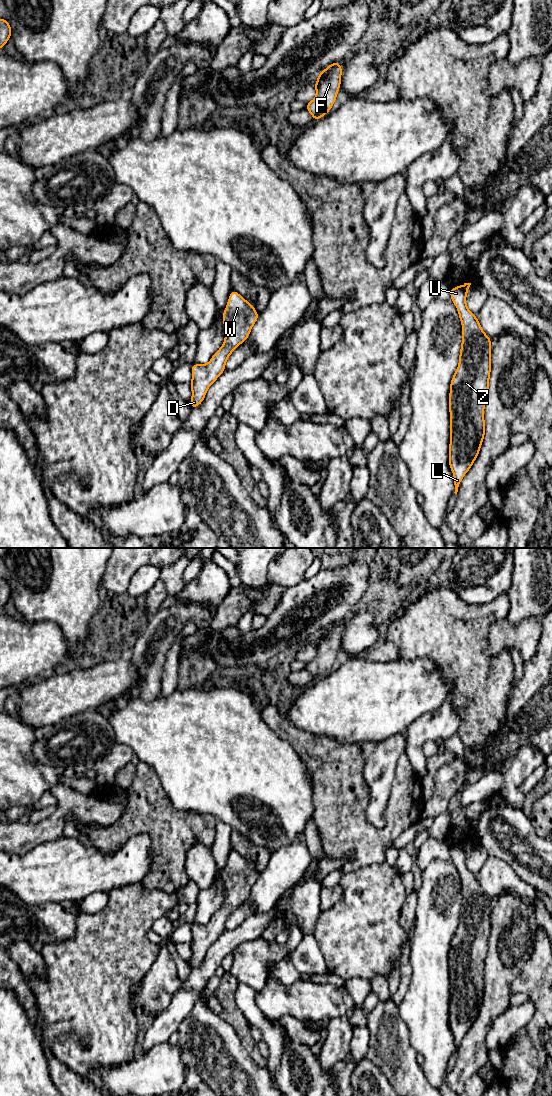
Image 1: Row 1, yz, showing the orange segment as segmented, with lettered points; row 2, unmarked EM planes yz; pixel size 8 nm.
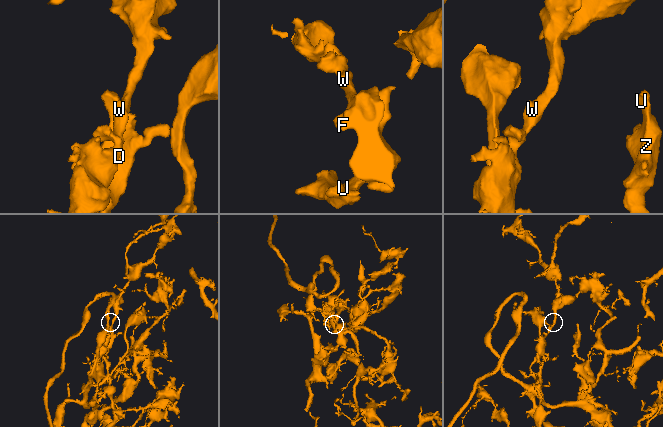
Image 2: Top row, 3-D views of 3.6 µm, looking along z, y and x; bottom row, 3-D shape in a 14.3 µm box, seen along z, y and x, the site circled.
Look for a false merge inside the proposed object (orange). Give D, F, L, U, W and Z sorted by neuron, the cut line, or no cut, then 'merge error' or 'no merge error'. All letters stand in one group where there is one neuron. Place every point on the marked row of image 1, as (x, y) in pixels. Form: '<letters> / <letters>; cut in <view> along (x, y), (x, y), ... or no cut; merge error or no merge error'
D F L U W Z; no cut; no merge error

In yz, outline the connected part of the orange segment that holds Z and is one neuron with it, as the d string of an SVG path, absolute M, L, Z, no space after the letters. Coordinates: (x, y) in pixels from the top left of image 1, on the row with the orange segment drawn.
M471 283L450 288L450 298L456 306L462 324L462 343L459 363L449 392L450 443L449 467L454 476L455 494L464 475L470 470L485 437L485 402L489 392L491 373L491 338L486 335L476 317L466 305L466 297Z

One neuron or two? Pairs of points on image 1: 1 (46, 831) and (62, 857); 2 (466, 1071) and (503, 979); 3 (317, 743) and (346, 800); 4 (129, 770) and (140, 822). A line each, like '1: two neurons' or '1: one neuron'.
1: two neurons
2: one neuron
3: one neuron
4: two neurons

